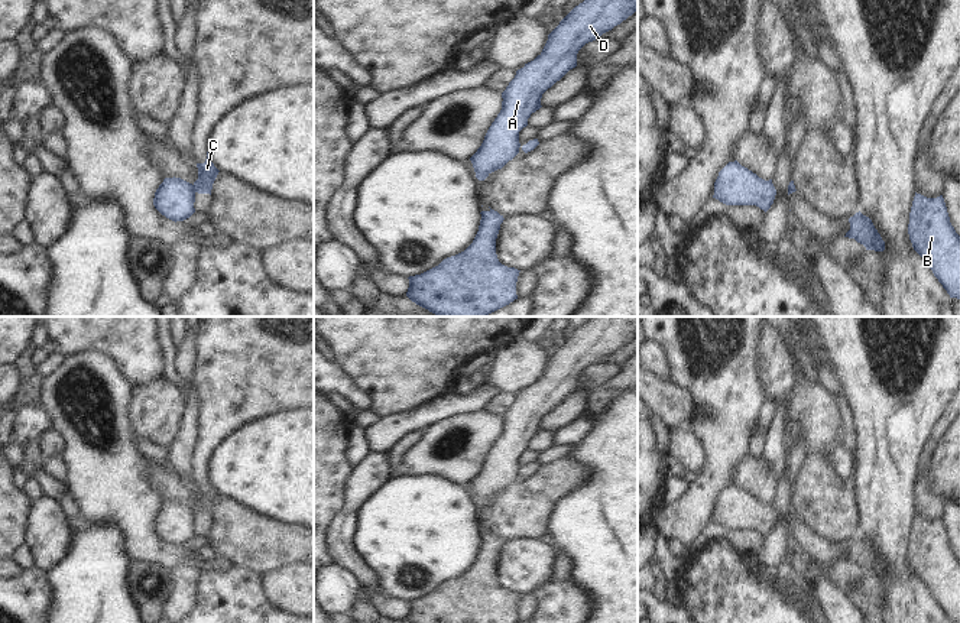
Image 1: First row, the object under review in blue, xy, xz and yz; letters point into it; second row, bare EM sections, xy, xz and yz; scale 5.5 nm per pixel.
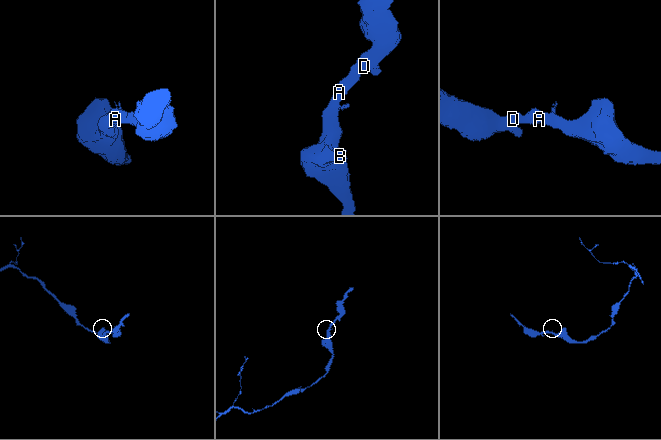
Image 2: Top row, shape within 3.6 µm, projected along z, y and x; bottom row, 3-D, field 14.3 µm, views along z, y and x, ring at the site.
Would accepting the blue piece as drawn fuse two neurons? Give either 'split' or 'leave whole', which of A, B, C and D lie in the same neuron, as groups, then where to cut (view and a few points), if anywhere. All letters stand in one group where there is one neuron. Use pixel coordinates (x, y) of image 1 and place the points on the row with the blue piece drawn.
split; A B D / C; cut in xy along (193, 185), (195, 191)

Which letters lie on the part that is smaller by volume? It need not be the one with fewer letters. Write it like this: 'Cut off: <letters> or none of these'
Cut off: C

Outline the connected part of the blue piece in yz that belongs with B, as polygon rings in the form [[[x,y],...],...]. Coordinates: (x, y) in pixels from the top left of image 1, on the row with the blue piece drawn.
[[[915,192],[908,234],[950,298],[960,299],[960,236],[950,223],[943,195],[927,198]]]

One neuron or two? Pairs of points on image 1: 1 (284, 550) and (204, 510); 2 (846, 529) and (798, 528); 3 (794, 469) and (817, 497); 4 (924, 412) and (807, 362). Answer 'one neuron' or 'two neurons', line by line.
1: two neurons
2: two neurons
3: two neurons
4: two neurons

